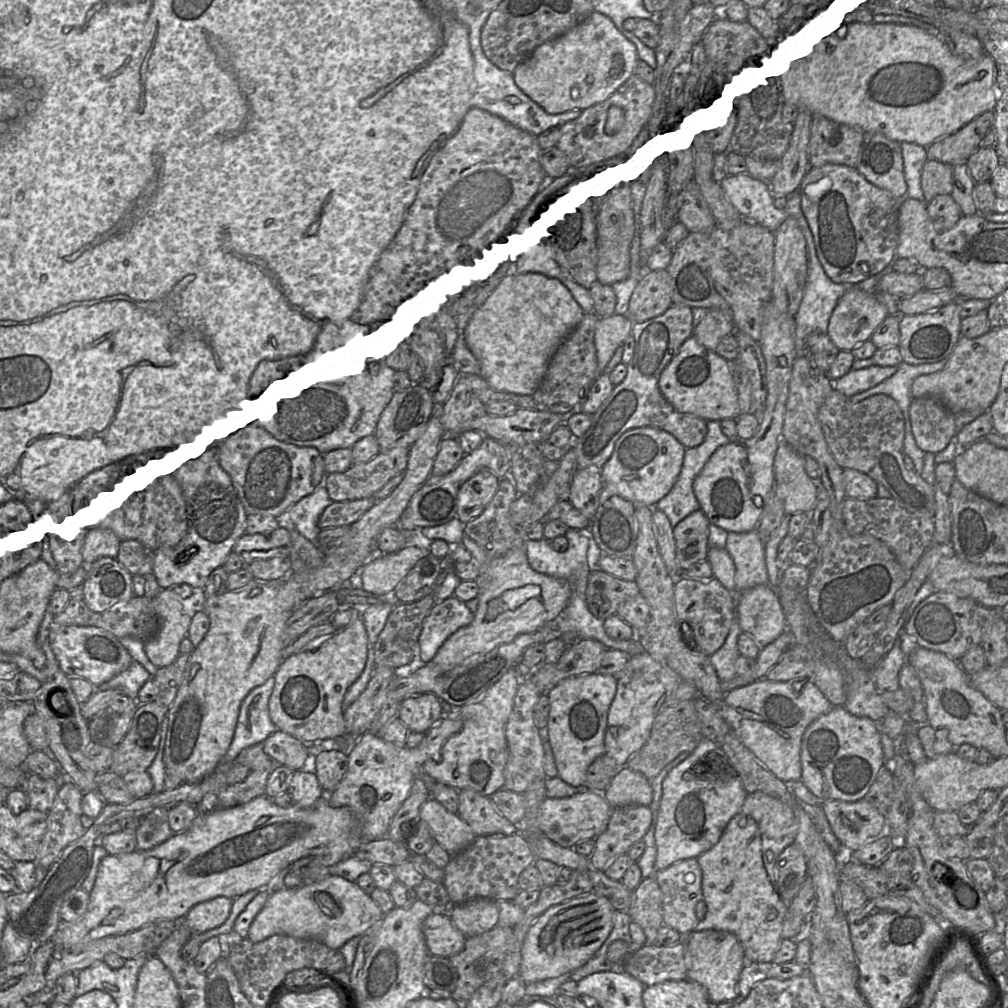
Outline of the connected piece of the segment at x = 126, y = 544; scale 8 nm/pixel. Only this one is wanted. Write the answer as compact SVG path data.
M136 539L120 540L116 558L131 574L152 572L152 550Z

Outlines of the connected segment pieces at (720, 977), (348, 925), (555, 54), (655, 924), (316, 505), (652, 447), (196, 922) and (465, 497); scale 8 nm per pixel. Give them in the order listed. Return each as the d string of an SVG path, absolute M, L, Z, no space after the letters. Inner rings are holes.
M704 930L696 933L691 931L686 940L681 942L685 947L684 961L687 979L699 983L706 989L713 1006L732 1000L746 963L743 948L737 937L721 930Z
M329 875L310 885L285 885L275 890L253 920L247 938L259 943L273 935L287 935L313 939L338 951L351 938L362 936L369 928L379 924L384 916L380 907L356 882Z
M592 14L563 35L547 41L513 72L516 85L550 115L583 111L606 101L631 76L639 62L637 49L607 16Z
M653 876L642 879L632 892L627 910L631 921L638 924L646 936L645 945L655 945L657 932L663 924L662 892Z
M318 485L286 511L297 531L312 543L316 543L320 530L318 518L330 502L325 487Z
M654 427L626 431L616 441L609 460L600 468L604 486L635 505L654 507L674 486L686 448L670 433Z
M226 897L201 902L185 916L185 923L192 934L201 934L221 926L229 917L233 900Z
M482 470L465 480L457 492L457 517L466 523L484 510L498 488L499 478L489 470Z

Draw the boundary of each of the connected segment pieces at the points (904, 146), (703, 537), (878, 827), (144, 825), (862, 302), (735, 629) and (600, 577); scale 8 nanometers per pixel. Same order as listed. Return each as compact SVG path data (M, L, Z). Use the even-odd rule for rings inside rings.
M900 143L903 173L907 184L906 197L917 200L925 200L921 188L921 172L923 165L928 160L926 147L909 143Z
M701 509L674 527L676 563L681 573L707 559L709 527L710 521Z
M865 799L855 802L825 800L821 806L834 835L852 852L884 836L886 816Z
M155 808L139 819L140 825L136 830L136 848L138 850L152 849L174 834L168 823L167 808Z
M847 286L831 314L826 333L839 351L852 351L869 340L888 315L887 307L874 294Z
M735 617L724 644L710 656L711 664L721 683L728 682L737 675L735 662L740 655L738 651L738 638L741 633L738 620Z
M592 569L588 575L586 602L590 612L599 619L615 615L621 603L639 594L635 581L614 577L600 569Z

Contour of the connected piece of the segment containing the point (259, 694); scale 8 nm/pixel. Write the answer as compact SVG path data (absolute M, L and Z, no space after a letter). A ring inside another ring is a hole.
M274 676L253 688L241 703L231 744L222 763L231 763L245 748L261 744L278 728L269 716L268 703L274 686Z

